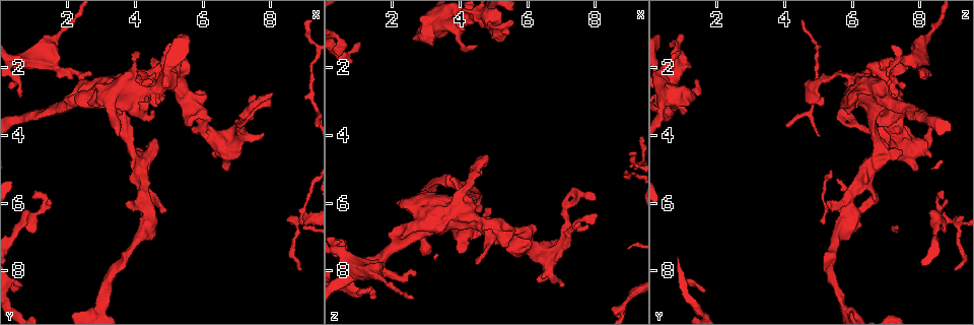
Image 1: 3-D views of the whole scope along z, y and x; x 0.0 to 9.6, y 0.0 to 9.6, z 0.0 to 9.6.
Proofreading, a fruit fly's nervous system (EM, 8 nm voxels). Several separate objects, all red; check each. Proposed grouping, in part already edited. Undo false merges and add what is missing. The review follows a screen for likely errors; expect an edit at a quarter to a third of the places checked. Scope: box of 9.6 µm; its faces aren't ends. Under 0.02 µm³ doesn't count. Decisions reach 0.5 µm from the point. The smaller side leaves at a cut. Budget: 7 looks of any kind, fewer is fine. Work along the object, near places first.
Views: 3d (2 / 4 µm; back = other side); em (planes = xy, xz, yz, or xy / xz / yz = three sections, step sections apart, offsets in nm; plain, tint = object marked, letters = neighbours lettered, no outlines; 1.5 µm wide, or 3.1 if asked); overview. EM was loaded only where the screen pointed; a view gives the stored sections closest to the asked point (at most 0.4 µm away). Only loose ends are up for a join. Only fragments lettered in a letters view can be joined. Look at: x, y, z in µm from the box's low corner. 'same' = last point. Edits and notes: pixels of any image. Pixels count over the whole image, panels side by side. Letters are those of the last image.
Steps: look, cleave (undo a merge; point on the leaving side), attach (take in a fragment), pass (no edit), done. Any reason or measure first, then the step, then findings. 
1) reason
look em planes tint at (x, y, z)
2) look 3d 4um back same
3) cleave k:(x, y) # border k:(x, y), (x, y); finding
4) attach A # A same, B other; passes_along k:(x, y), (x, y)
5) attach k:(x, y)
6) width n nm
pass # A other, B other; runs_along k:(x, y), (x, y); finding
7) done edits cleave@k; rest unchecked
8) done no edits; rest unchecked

branch stops here
look em xz step 4 letters at (7.00, 3.50, 8.45)

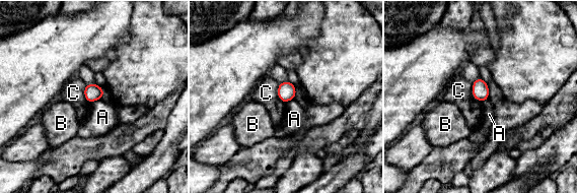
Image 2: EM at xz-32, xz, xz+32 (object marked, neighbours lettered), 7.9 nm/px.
look em planes letters same

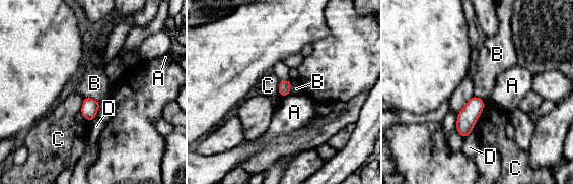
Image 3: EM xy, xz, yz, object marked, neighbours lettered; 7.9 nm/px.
pass # A other, B other, C other, D other; border 3:(84, 97), (90, 97), (101, 104); none of them fits

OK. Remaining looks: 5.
look 3d 4um back at (5.00, 1.85, 6.60)

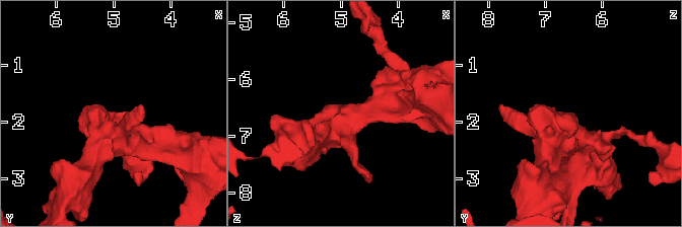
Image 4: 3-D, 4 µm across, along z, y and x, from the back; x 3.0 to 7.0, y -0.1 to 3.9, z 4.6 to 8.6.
look em planes letters at (5.00, 1.85, 6.55)

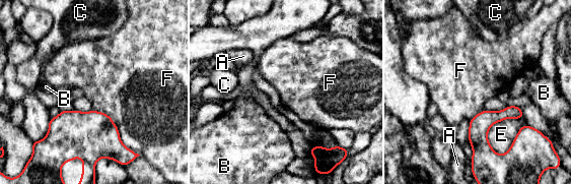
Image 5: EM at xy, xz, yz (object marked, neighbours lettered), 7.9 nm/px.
pass # A other, B other, C other, E other, F other; none of them fits

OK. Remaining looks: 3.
thick end
look em planes letters at (3.15, 2.85, 1.35)

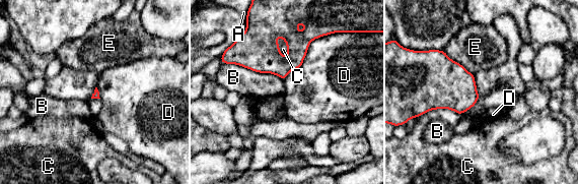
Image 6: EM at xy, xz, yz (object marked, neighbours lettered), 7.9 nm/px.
pass # A other, B other, C other, D other, E other; border 6:(331, 34), (309, 44), (300, 67); none of them fits

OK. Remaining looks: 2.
done no edits; rest unchecked

